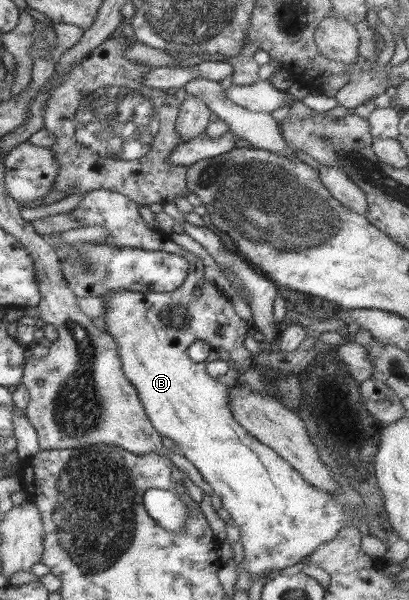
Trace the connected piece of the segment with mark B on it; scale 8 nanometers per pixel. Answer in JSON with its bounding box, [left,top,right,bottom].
[68,189,359,581]

